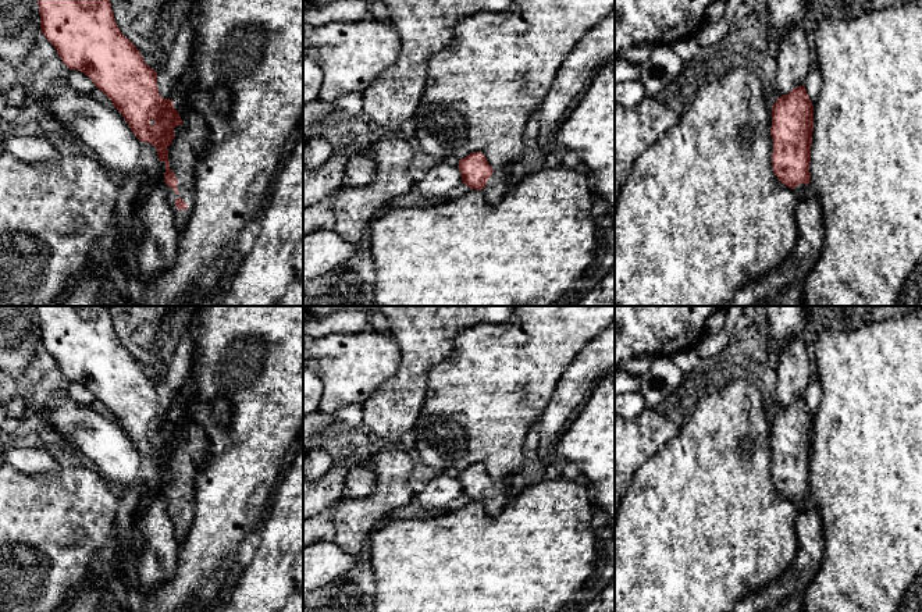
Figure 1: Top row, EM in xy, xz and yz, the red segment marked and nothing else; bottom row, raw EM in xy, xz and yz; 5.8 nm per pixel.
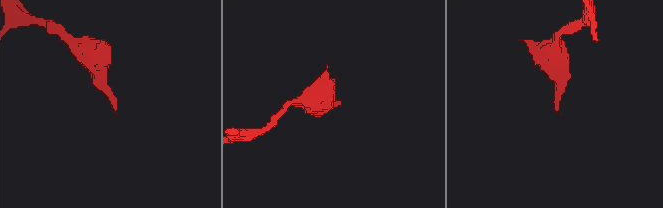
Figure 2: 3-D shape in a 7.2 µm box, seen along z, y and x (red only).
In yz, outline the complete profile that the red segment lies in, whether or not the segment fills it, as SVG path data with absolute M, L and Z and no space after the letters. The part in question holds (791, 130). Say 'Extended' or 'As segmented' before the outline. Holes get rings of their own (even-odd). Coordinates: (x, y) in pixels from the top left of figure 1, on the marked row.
Extended. M805 86L777 97L772 107L772 167L777 179L791 188L795 198L816 193L809 172L814 132L814 106Z

